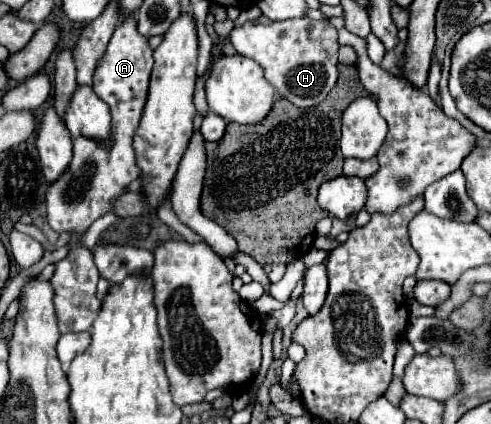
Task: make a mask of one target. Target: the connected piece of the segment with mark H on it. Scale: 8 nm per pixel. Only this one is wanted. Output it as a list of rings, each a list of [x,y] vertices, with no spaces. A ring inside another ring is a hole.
[[[262,16],[254,22],[246,22],[240,28],[234,28],[230,32],[230,44],[238,50],[238,54],[258,62],[266,72],[266,80],[276,88],[276,92],[298,108],[318,106],[336,86],[340,44],[338,30],[330,24],[330,20],[312,20],[304,16],[270,22]]]

